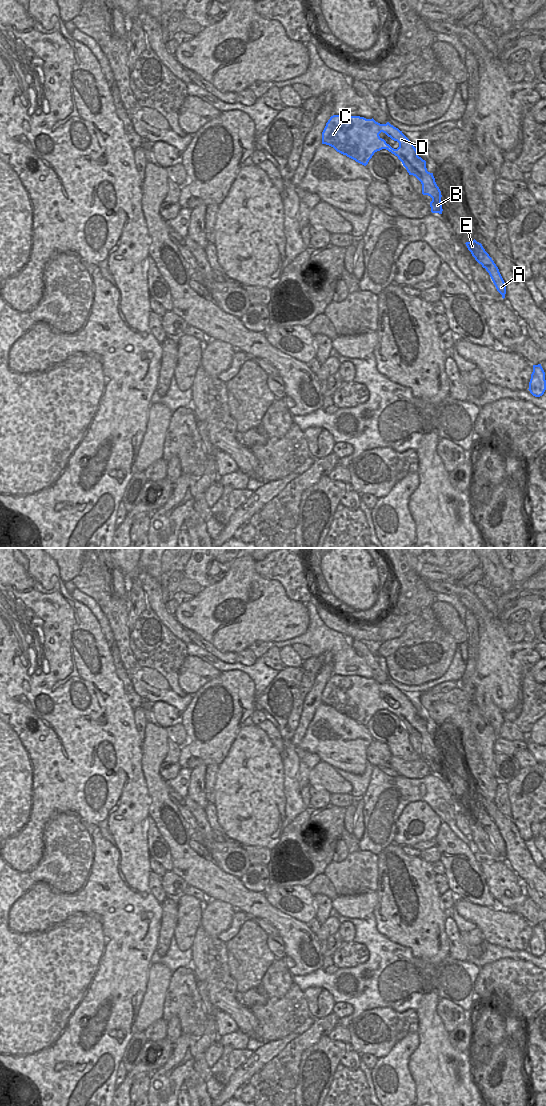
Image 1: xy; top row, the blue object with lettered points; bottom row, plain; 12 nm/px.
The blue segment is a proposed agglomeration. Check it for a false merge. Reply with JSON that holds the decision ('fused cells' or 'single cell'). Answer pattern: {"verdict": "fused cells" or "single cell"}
{"verdict": "single cell"}

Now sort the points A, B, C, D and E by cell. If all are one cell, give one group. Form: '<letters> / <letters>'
A B C D E

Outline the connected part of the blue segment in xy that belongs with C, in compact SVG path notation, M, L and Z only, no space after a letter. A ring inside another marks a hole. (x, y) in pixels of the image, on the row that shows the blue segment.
M333 115L322 132L322 144L333 147L337 152L364 166L368 164L375 152L382 149L388 150L398 157L409 175L415 176L421 182L422 194L432 198L431 212L442 214L442 195L433 173L427 171L426 161L418 156L411 141L389 122L380 124L373 118ZM381 132L397 141L399 147L394 149L387 144L379 136Z

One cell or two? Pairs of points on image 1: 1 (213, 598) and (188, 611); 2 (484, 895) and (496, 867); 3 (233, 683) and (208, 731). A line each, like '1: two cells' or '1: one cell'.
1: one cell
2: two cells
3: one cell

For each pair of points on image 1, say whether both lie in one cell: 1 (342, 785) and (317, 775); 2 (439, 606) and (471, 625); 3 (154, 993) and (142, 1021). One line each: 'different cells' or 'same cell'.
1: same cell
2: different cells
3: same cell

